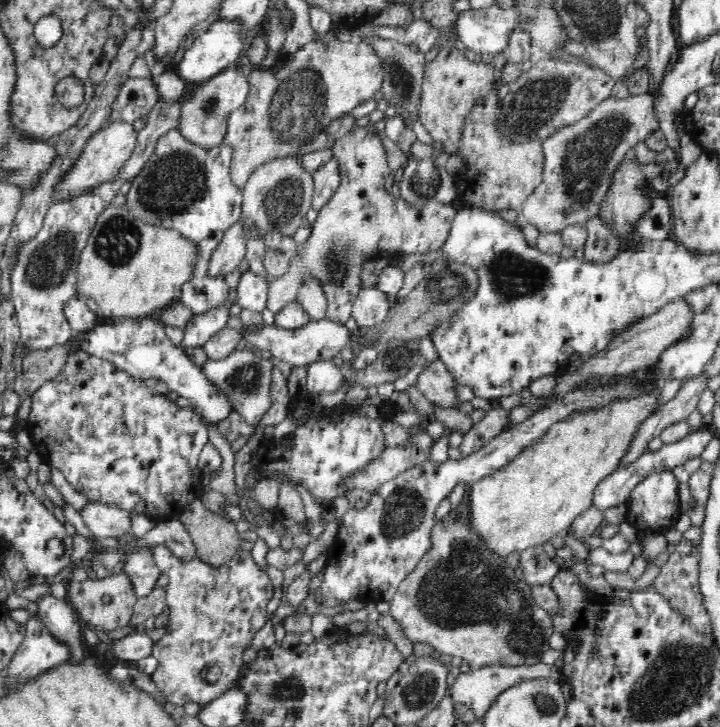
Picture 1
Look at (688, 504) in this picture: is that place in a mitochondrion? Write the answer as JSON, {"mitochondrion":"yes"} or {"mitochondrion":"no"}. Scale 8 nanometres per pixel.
{"mitochondrion":"no"}

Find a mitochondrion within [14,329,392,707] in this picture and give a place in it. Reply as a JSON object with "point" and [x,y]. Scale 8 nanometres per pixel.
{"point":[245,378]}

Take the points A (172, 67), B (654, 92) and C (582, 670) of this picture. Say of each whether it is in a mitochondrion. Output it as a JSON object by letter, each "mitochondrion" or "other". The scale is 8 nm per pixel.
{"A":"other","B":"other","C":"other"}

